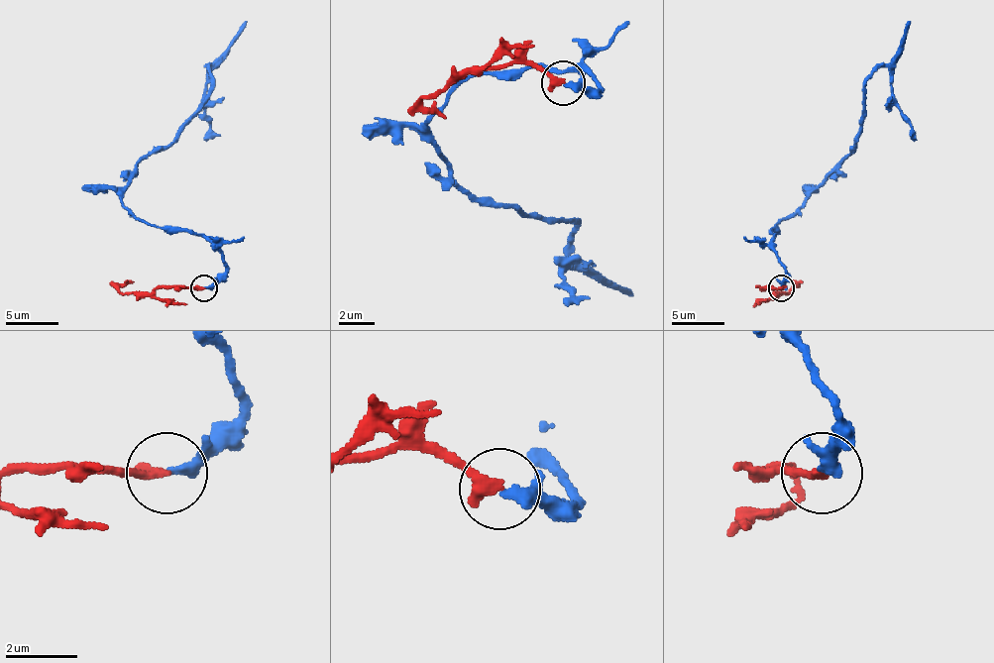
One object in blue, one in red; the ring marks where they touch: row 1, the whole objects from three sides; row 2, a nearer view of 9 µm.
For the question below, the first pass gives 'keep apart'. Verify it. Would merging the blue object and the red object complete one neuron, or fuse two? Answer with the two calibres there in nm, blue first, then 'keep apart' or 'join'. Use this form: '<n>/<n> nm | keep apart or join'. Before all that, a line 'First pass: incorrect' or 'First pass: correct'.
First pass: correct
320/360 nm | keep apart

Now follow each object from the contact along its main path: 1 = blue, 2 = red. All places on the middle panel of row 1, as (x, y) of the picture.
1: (564, 84), (600, 88), (582, 70), (472, 75), (428, 119), (428, 141), (485, 202), (573, 220), (569, 308)
2: (564, 84), (520, 61), (459, 70), (423, 101), (445, 119)

